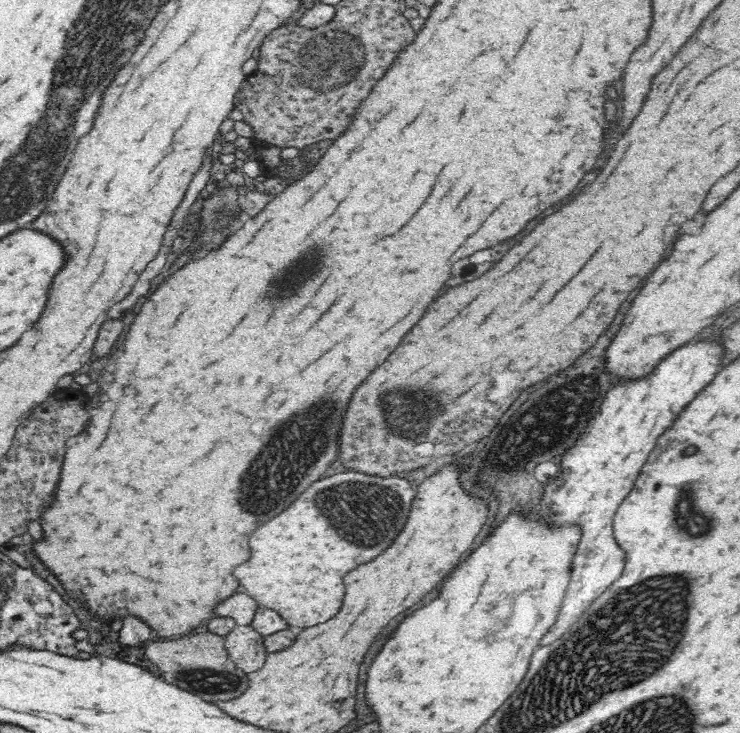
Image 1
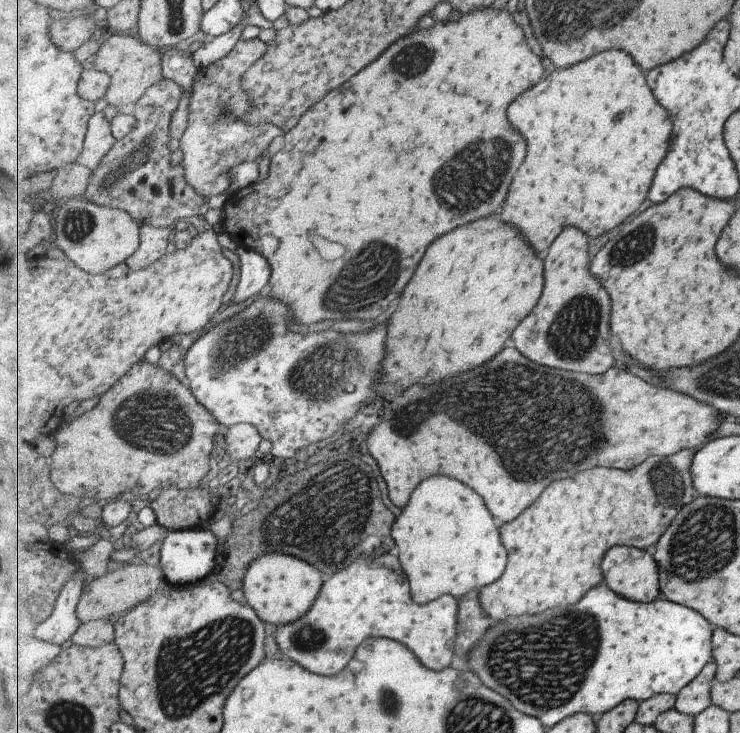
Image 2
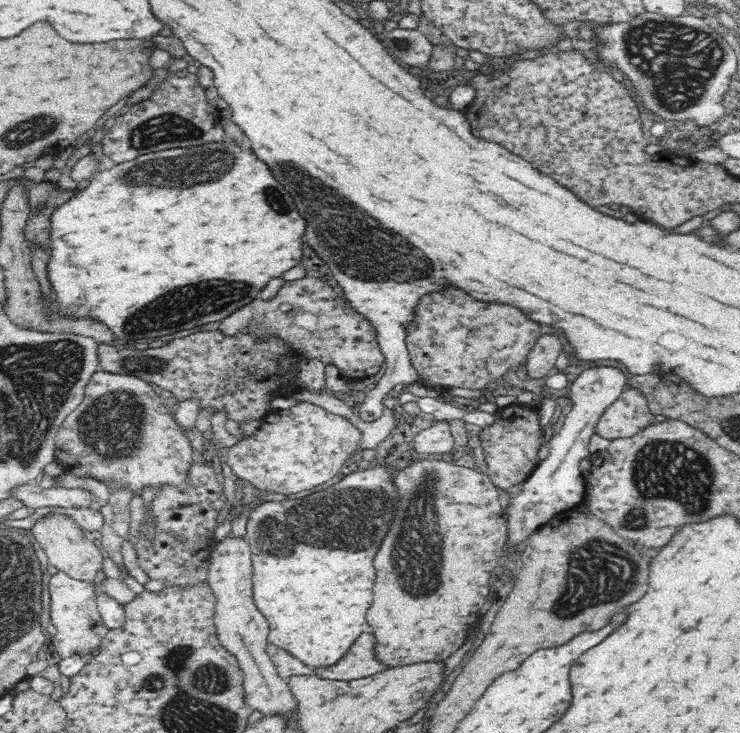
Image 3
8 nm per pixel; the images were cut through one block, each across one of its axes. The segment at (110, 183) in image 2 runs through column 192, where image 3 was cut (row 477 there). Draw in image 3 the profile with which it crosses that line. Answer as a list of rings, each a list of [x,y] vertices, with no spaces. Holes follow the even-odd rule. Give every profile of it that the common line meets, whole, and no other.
[[[209,455],[206,462],[190,463],[184,486],[175,484],[160,485],[155,492],[154,500],[143,504],[144,518],[138,538],[132,539],[132,546],[136,550],[136,560],[142,572],[148,575],[149,580],[162,580],[165,585],[176,588],[200,587],[200,584],[208,583],[208,570],[210,570],[210,558],[213,545],[217,543],[216,528],[218,528],[218,514],[220,504],[225,499],[223,487],[218,483],[217,465],[211,463]],[[150,524],[154,526],[154,534],[150,534]]]

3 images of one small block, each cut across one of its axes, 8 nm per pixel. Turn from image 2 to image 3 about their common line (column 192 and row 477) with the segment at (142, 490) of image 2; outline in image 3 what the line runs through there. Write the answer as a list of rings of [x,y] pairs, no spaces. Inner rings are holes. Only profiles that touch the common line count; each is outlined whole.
[[[414,458],[408,460],[404,468],[399,468],[391,478],[391,484],[396,488],[396,506],[394,506],[394,516],[392,524],[388,528],[388,534],[384,536],[380,550],[374,556],[374,568],[376,568],[376,586],[374,586],[374,606],[368,612],[368,622],[372,626],[371,633],[378,640],[377,653],[379,658],[388,663],[391,667],[408,666],[418,663],[443,662],[450,658],[468,640],[466,636],[473,630],[472,626],[480,618],[480,610],[486,602],[488,596],[488,586],[492,584],[492,572],[498,566],[498,560],[504,552],[504,542],[506,542],[507,520],[504,506],[500,502],[500,492],[492,484],[492,480],[487,474],[476,472],[466,466],[458,466],[446,460],[426,460],[426,458]]]

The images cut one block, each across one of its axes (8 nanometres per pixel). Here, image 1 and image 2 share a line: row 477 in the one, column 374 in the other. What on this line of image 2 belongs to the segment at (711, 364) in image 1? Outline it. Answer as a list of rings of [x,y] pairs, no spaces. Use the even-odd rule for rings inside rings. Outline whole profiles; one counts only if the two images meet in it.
[[[385,554],[379,558],[361,558],[351,568],[345,568],[331,576],[307,615],[291,624],[285,624],[277,629],[276,644],[283,656],[299,662],[303,668],[311,672],[319,672],[325,676],[335,676],[347,668],[354,659],[355,652],[367,639],[389,638],[406,644],[423,664],[431,670],[443,670],[453,662],[457,653],[459,598],[445,595],[433,602],[421,606],[414,601],[409,586],[409,578],[401,566],[401,560],[393,554]]]

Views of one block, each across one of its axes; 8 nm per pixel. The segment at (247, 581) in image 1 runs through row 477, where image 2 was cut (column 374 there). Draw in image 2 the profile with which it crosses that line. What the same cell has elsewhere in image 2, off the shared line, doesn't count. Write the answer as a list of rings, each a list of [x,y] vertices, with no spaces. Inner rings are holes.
[[[268,287],[259,297],[254,300],[245,314],[241,314],[241,318],[235,318],[231,320],[229,324],[225,326],[219,326],[208,331],[205,336],[199,338],[196,342],[191,342],[191,349],[186,354],[184,359],[185,374],[188,379],[188,387],[192,390],[199,402],[215,416],[221,424],[226,428],[234,427],[239,423],[251,423],[254,424],[264,436],[272,444],[272,448],[268,456],[295,456],[295,452],[301,451],[304,448],[310,447],[311,444],[317,444],[320,440],[327,440],[329,436],[335,436],[335,434],[341,434],[343,430],[343,420],[349,420],[353,418],[353,414],[357,413],[359,406],[363,404],[363,398],[365,402],[369,402],[369,398],[377,398],[375,390],[373,390],[373,382],[375,382],[375,374],[381,366],[381,360],[385,356],[385,338],[387,338],[387,326],[381,324],[377,326],[373,332],[353,332],[353,334],[341,333],[337,330],[324,330],[321,334],[309,334],[309,336],[303,336],[299,332],[289,332],[287,328],[287,318],[289,318],[289,306],[283,304],[283,300],[277,300],[275,296],[270,294],[271,288]]]

